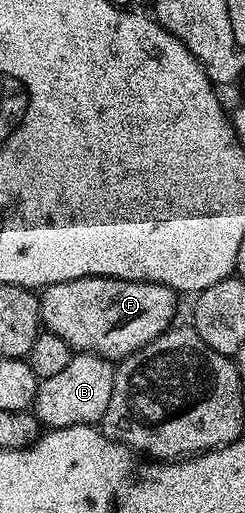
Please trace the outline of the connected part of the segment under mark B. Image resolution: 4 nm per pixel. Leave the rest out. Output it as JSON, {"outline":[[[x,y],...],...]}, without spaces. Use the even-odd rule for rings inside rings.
{"outline":[[[91,353],[73,354],[70,365],[55,377],[39,380],[34,414],[45,428],[73,427],[79,423],[96,425],[103,420],[114,393],[116,367],[109,360]]]}

